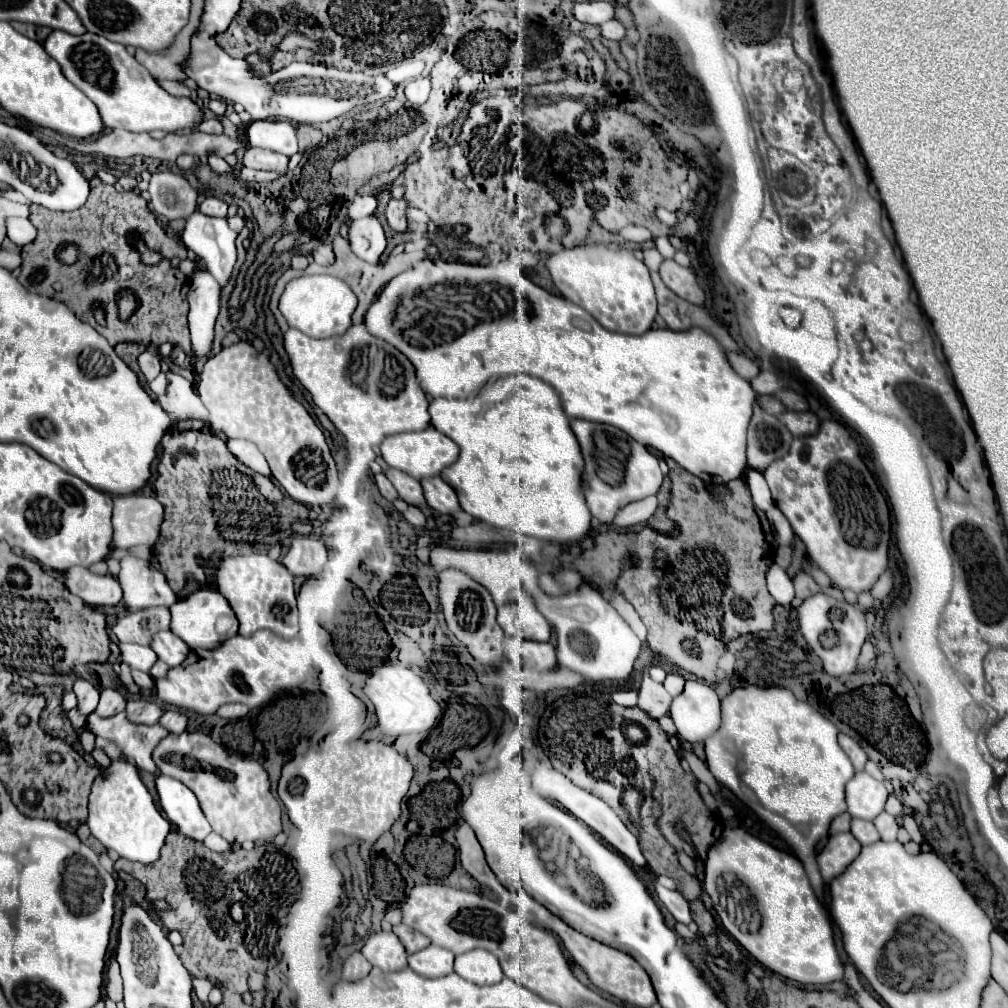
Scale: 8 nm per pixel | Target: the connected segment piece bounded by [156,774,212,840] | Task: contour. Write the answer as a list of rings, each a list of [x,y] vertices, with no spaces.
[[[160,774],[156,778],[156,788],[162,810],[182,834],[192,840],[204,840],[212,832],[212,826],[206,820],[198,798],[188,786],[184,786],[176,778]]]

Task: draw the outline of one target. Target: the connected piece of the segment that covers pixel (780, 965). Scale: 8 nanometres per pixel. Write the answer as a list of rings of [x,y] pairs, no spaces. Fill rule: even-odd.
[[[742,828],[726,830],[722,840],[708,850],[704,890],[714,900],[714,908],[724,928],[768,970],[800,984],[832,984],[844,978],[844,962],[840,960],[834,944],[830,916],[816,896],[802,862],[794,854],[774,848]],[[718,872],[734,874],[750,888],[760,914],[758,930],[742,932],[730,918],[724,918],[726,910],[720,908],[718,902]]]

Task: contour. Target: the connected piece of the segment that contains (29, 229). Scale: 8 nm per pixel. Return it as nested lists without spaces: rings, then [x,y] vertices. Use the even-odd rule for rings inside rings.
[[[6,218],[6,234],[8,238],[18,244],[18,246],[24,246],[28,242],[34,240],[36,236],[36,228],[32,226],[32,222],[28,218]]]

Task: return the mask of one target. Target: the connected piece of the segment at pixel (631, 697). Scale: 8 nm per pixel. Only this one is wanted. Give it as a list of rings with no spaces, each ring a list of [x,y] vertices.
[[[616,690],[612,694],[614,702],[620,704],[620,706],[636,706],[636,698],[638,698],[638,692],[634,690]]]

